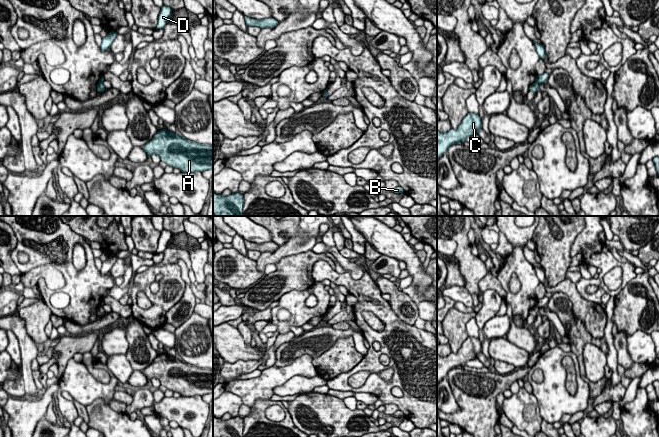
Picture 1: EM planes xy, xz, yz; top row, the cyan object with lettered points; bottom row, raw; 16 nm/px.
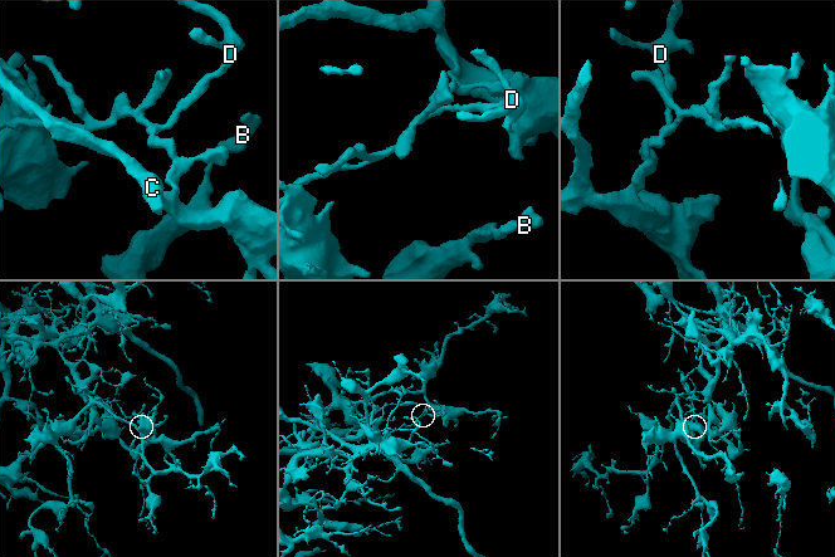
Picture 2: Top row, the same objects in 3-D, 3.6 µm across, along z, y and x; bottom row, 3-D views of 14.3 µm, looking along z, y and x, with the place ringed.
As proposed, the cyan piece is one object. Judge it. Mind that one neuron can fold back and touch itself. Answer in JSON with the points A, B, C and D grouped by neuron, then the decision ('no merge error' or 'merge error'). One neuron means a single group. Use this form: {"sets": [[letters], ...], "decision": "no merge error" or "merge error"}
{"sets": [["A", "B", "C"], ["D"]], "decision": "merge error"}

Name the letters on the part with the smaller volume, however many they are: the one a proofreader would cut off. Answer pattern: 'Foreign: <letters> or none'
Foreign: D

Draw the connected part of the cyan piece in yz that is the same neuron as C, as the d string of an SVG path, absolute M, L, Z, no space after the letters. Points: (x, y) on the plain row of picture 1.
M468 336L457 353L450 353L446 357L437 354L437 385L442 378L447 377L452 368L466 367L465 363L469 360L478 359L479 353L482 353L479 339Z

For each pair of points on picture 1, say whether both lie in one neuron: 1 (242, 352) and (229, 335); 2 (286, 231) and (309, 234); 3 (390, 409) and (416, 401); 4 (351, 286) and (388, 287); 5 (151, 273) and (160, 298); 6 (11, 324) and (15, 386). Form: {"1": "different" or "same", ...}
{"1": "same", "2": "different", "3": "different", "4": "different", "5": "same", "6": "different"}

